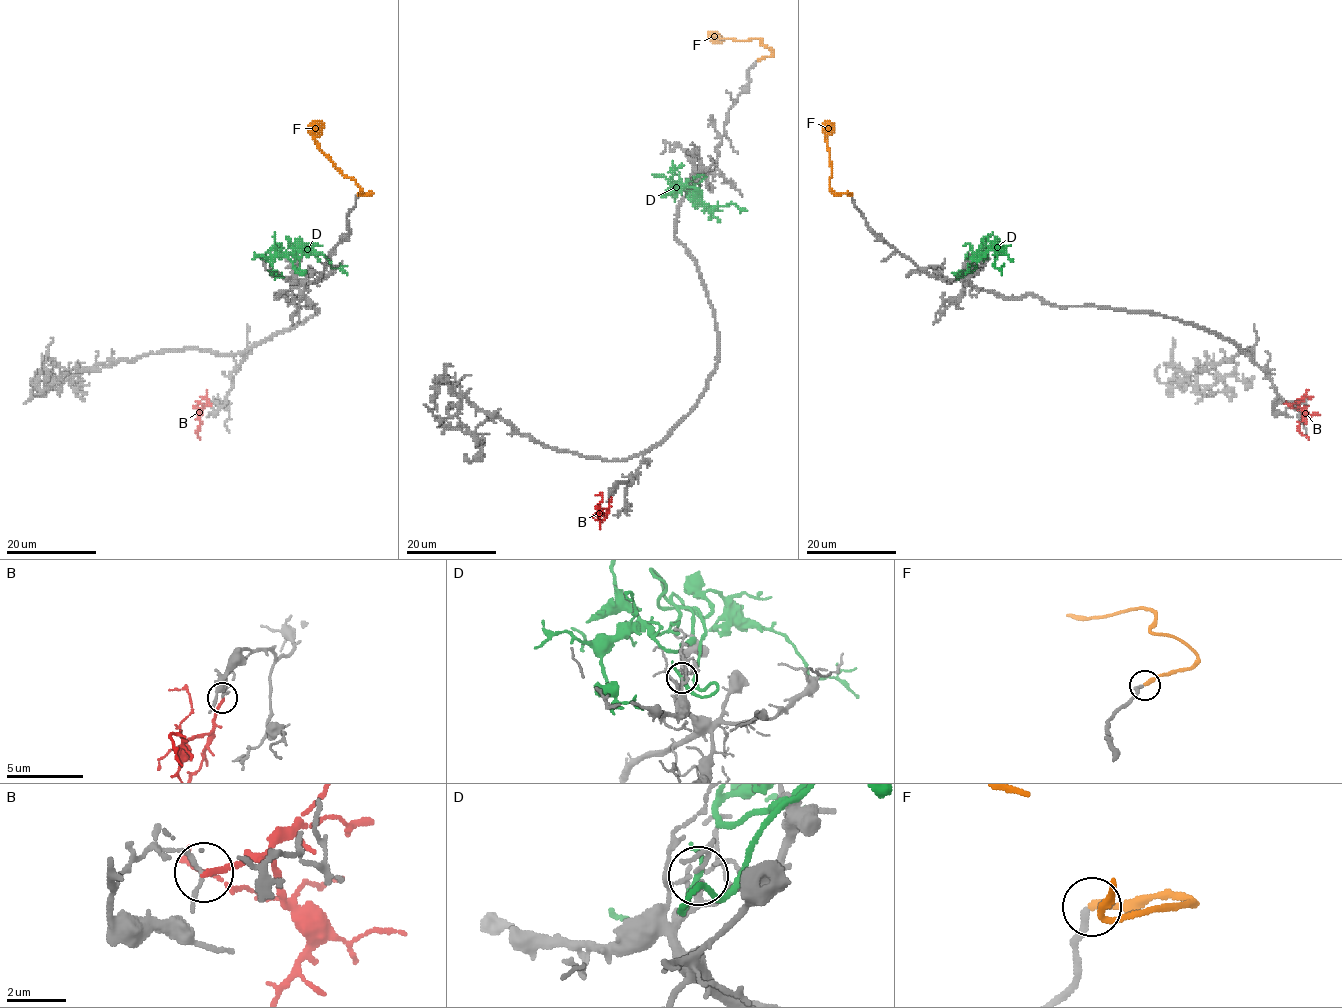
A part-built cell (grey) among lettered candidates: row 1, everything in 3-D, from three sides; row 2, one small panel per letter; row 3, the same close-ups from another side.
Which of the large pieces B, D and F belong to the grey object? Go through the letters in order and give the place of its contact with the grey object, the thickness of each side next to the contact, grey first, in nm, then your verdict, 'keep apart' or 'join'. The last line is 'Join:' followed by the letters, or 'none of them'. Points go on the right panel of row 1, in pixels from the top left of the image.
B: meets grey at (1288, 405); 90 nm thick on the grey side, 200 nm on the other; keep apart
D: meets grey at (968, 268); 80 nm thick on the grey side, 170 nm on the other; keep apart
F: meets grey at (852, 194); 190 nm thick on the grey side, 240 nm on the other; keep apart
Join: none of them

